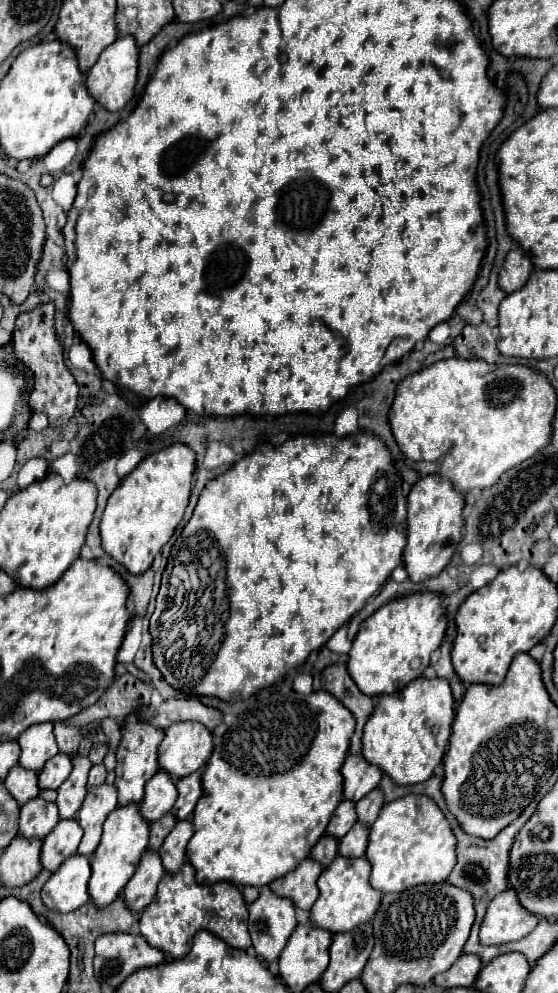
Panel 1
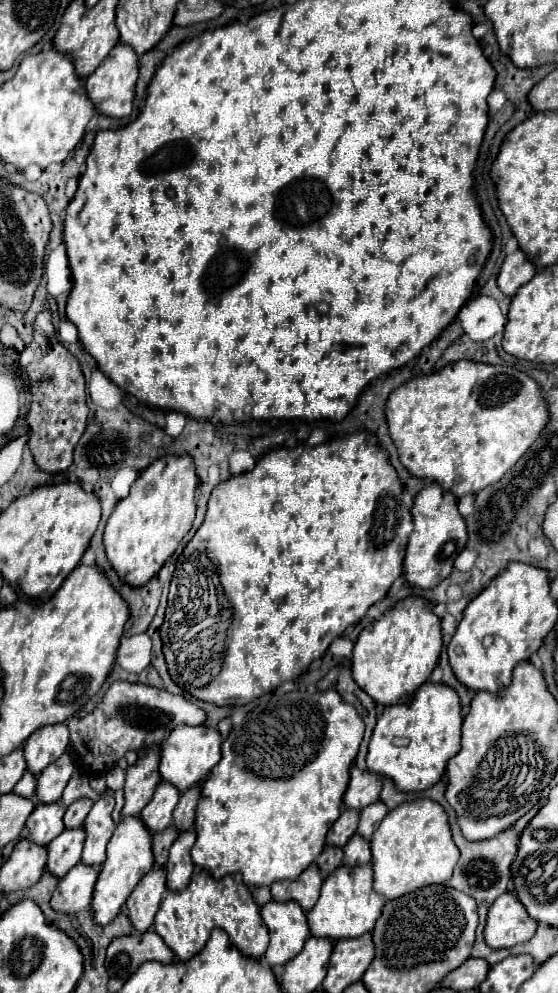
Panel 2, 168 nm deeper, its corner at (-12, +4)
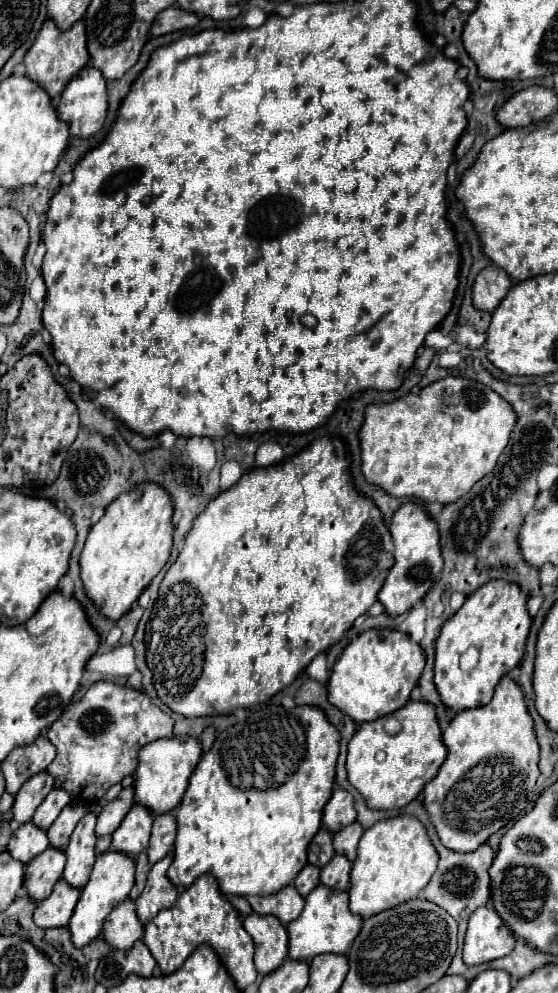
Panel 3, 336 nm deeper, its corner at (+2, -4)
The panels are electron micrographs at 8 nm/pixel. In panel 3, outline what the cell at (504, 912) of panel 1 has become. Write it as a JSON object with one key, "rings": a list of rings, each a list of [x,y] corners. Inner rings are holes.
{"rings":[[[480,907],[468,919],[462,957],[468,965],[480,965],[506,957],[514,945],[516,937],[502,917],[492,907]]]}

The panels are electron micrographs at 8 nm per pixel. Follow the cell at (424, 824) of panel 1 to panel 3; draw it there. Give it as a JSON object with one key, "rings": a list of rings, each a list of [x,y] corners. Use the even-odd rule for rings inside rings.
{"rings":[[[398,815],[378,821],[364,831],[358,845],[358,857],[352,863],[348,889],[350,911],[366,919],[398,903],[420,897],[426,883],[430,883],[436,865],[438,853],[430,843],[426,827],[414,815]]]}

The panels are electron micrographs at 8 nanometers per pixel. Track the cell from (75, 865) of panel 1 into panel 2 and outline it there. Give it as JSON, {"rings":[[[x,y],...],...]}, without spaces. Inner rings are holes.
{"rings":[[[84,863],[74,865],[64,879],[60,879],[54,895],[52,909],[56,913],[78,913],[90,907],[92,891],[98,879],[98,871]]]}

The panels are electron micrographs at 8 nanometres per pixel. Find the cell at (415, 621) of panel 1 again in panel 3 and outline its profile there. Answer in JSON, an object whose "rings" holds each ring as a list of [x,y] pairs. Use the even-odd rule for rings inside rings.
{"rings":[[[368,629],[350,641],[336,661],[328,681],[328,699],[356,723],[376,721],[408,703],[410,691],[416,687],[424,665],[424,649],[406,633],[396,629]]]}

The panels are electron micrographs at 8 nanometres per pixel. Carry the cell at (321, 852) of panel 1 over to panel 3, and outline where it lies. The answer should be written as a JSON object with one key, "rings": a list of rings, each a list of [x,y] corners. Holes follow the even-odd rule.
{"rings":[[[306,865],[306,867],[298,873],[298,877],[296,877],[296,881],[294,881],[296,889],[306,897],[306,895],[318,885],[318,875],[320,875],[320,867]]]}

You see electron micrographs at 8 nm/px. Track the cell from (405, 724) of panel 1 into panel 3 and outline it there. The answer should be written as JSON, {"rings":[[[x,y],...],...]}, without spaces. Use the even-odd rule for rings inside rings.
{"rings":[[[408,701],[396,713],[358,727],[348,745],[348,781],[364,795],[370,807],[386,811],[400,809],[438,773],[446,753],[434,705],[426,701]]]}

